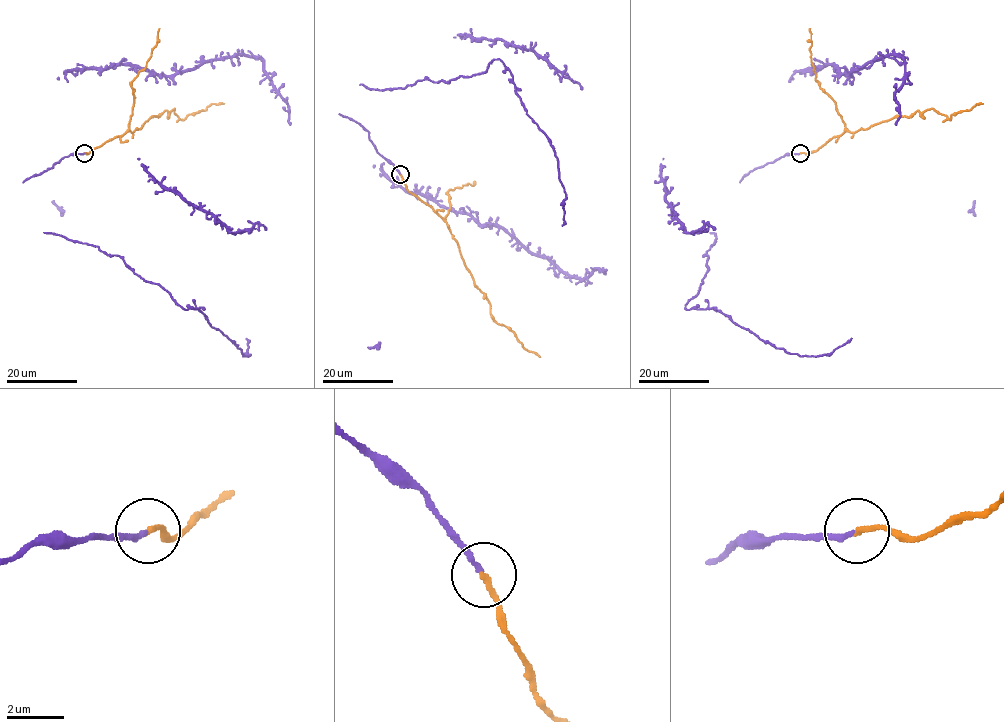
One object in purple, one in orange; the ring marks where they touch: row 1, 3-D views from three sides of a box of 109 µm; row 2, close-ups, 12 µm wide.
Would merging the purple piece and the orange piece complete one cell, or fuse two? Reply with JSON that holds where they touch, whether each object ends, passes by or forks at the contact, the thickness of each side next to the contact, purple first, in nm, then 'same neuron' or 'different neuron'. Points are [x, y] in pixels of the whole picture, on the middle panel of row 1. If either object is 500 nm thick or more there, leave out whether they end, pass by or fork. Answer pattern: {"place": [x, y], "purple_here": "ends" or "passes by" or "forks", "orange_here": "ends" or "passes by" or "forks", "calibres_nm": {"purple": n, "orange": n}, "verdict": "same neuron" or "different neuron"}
{"place": [400, 174], "purple_here": "ends", "orange_here": "ends", "calibres_nm": {"purple": 180, "orange": 180}, "verdict": "same neuron"}

